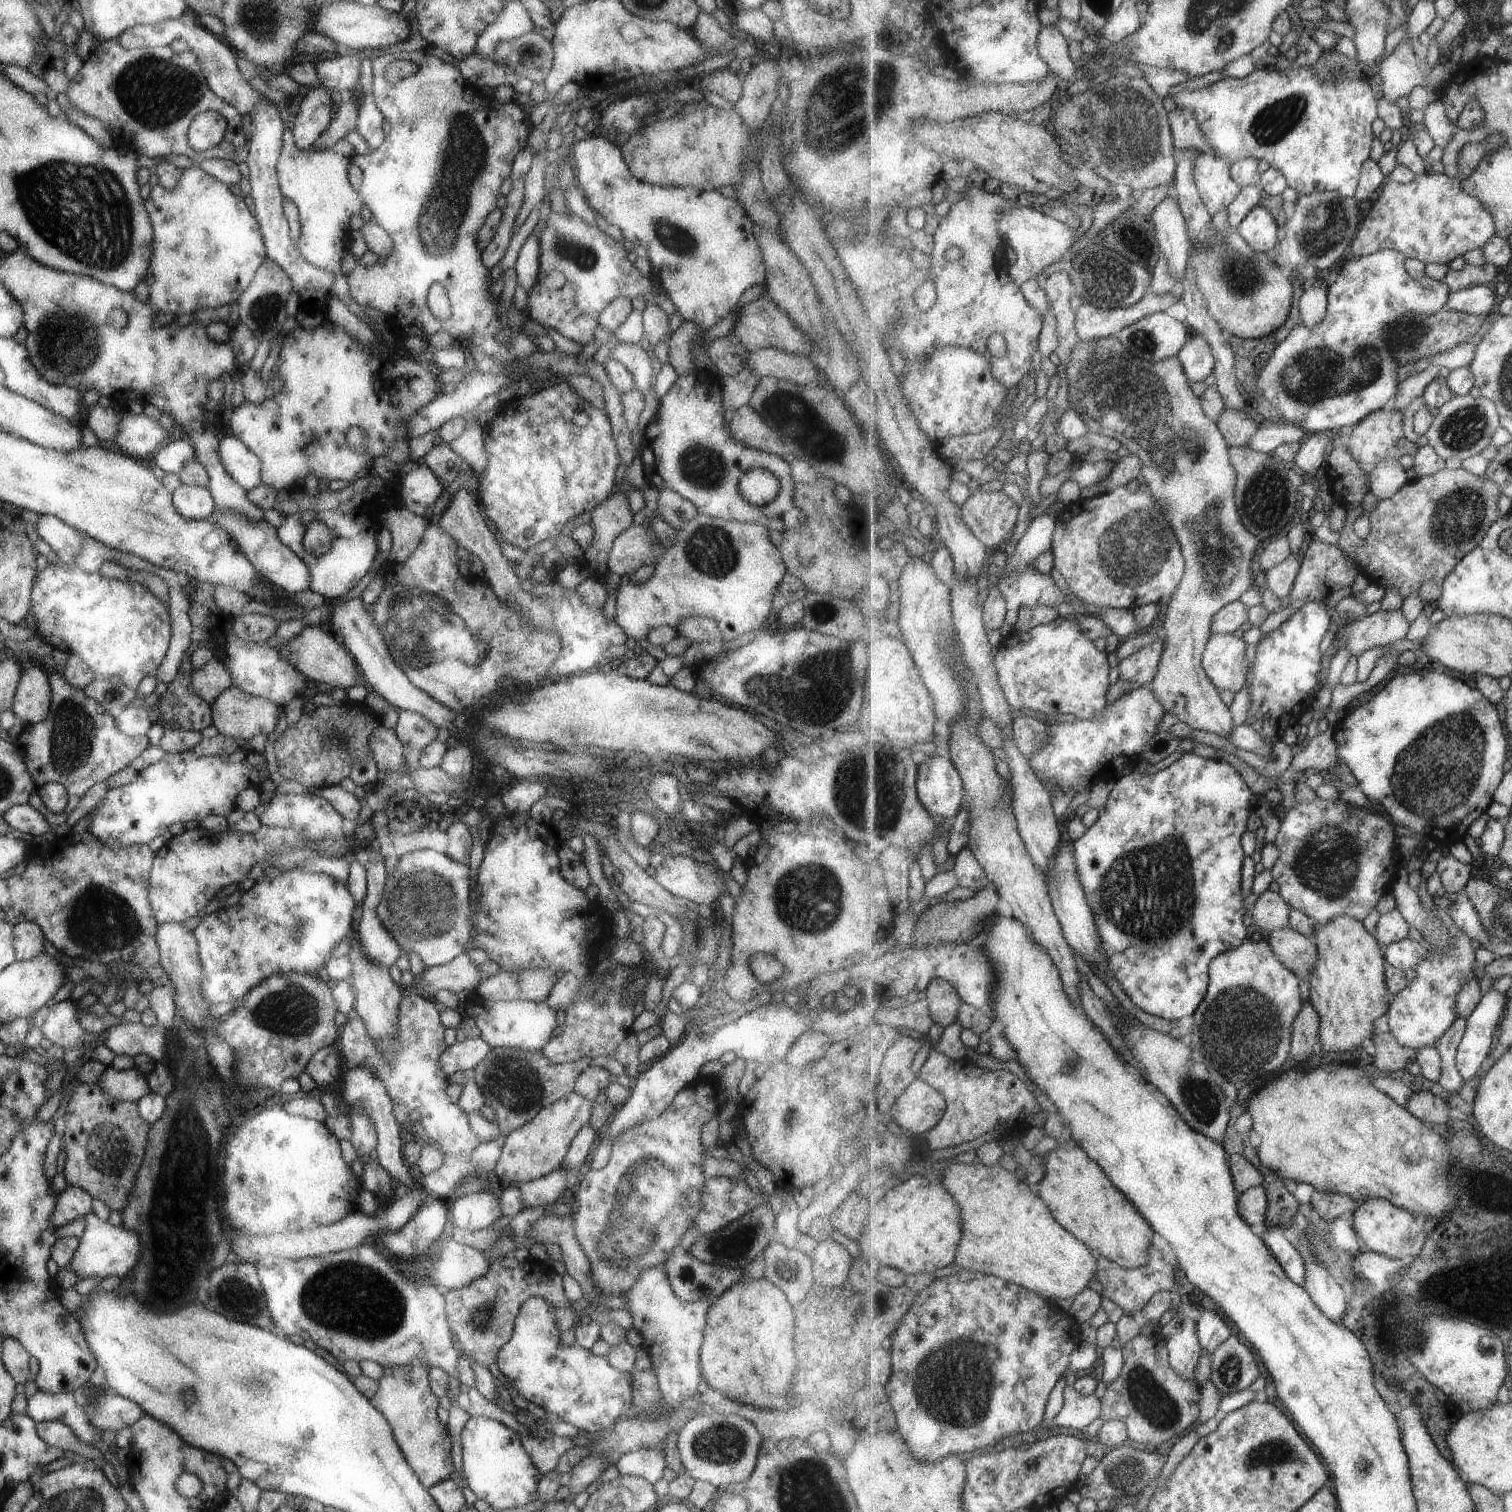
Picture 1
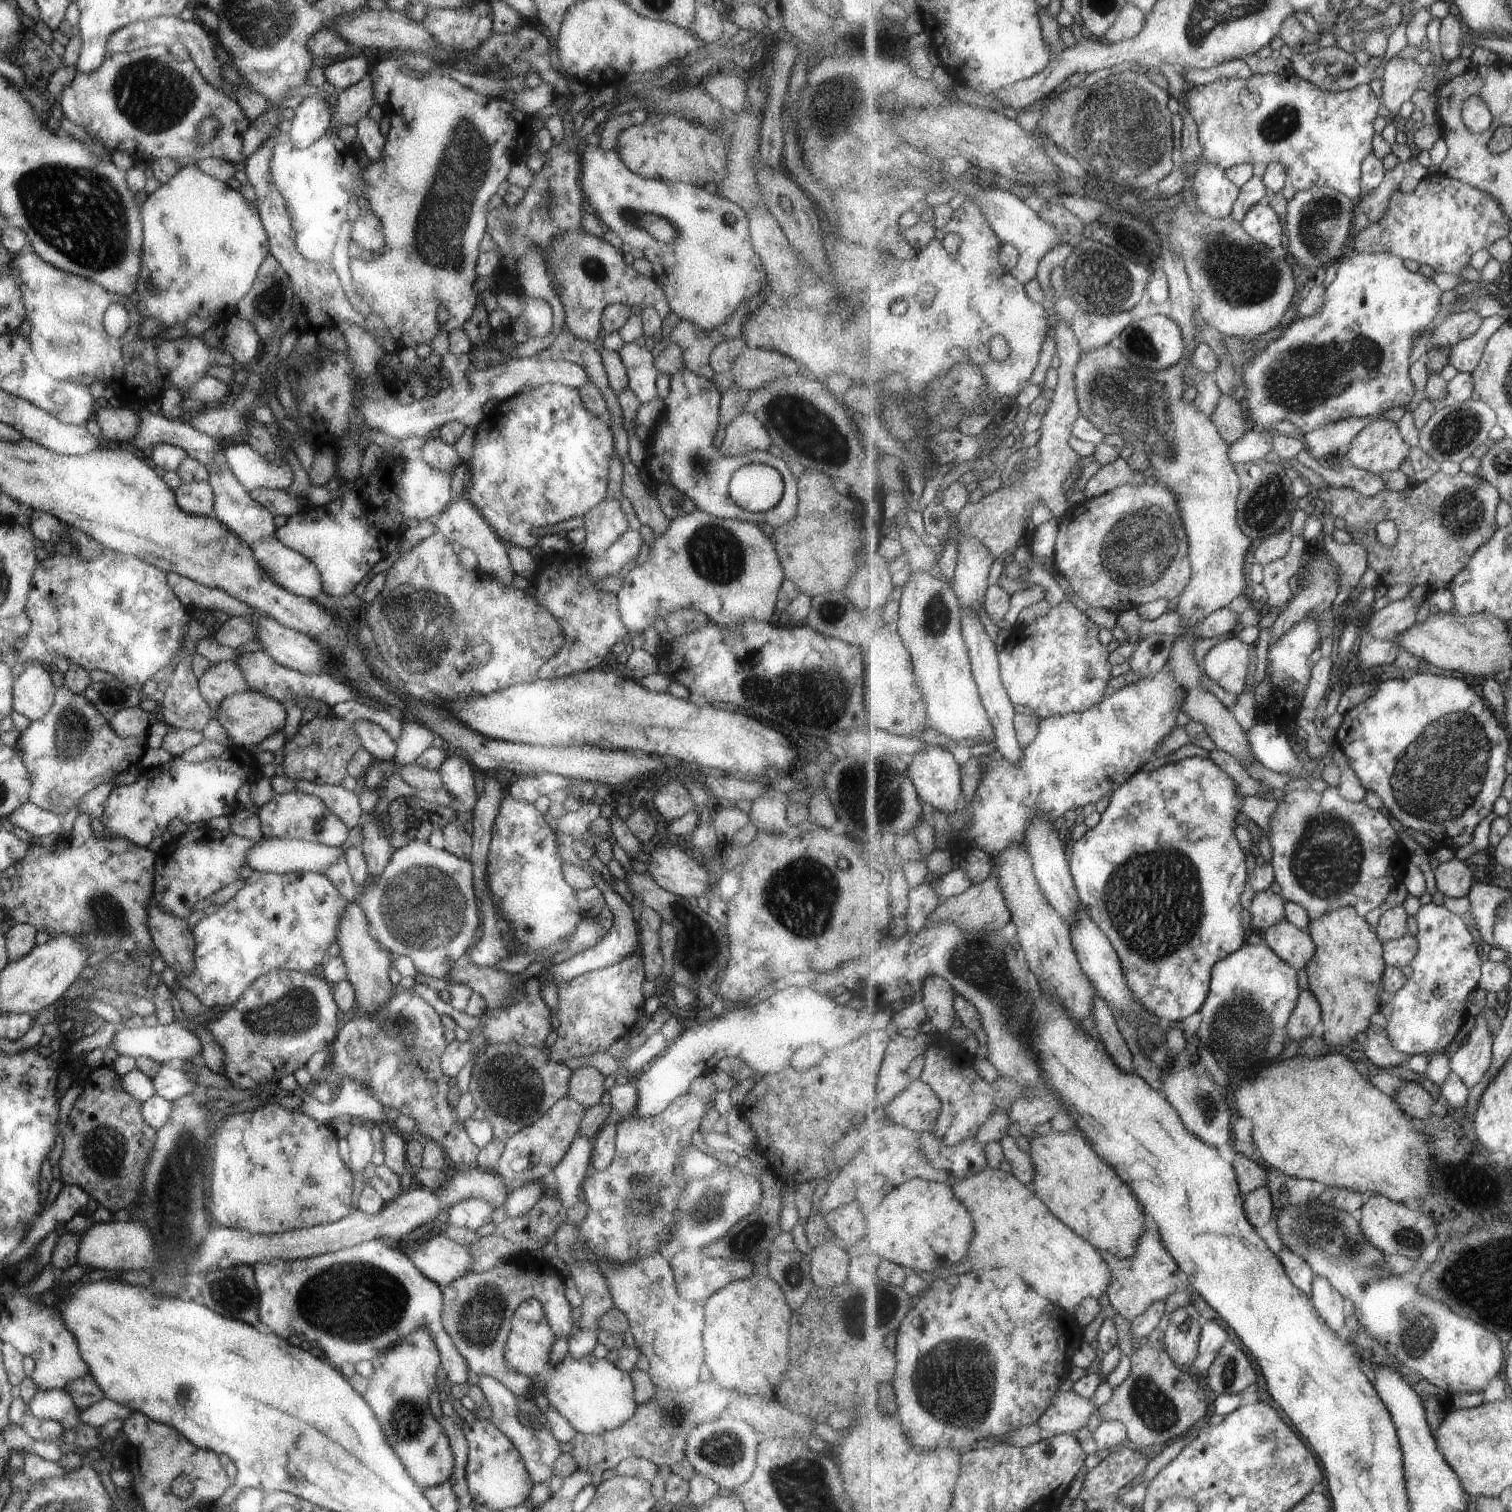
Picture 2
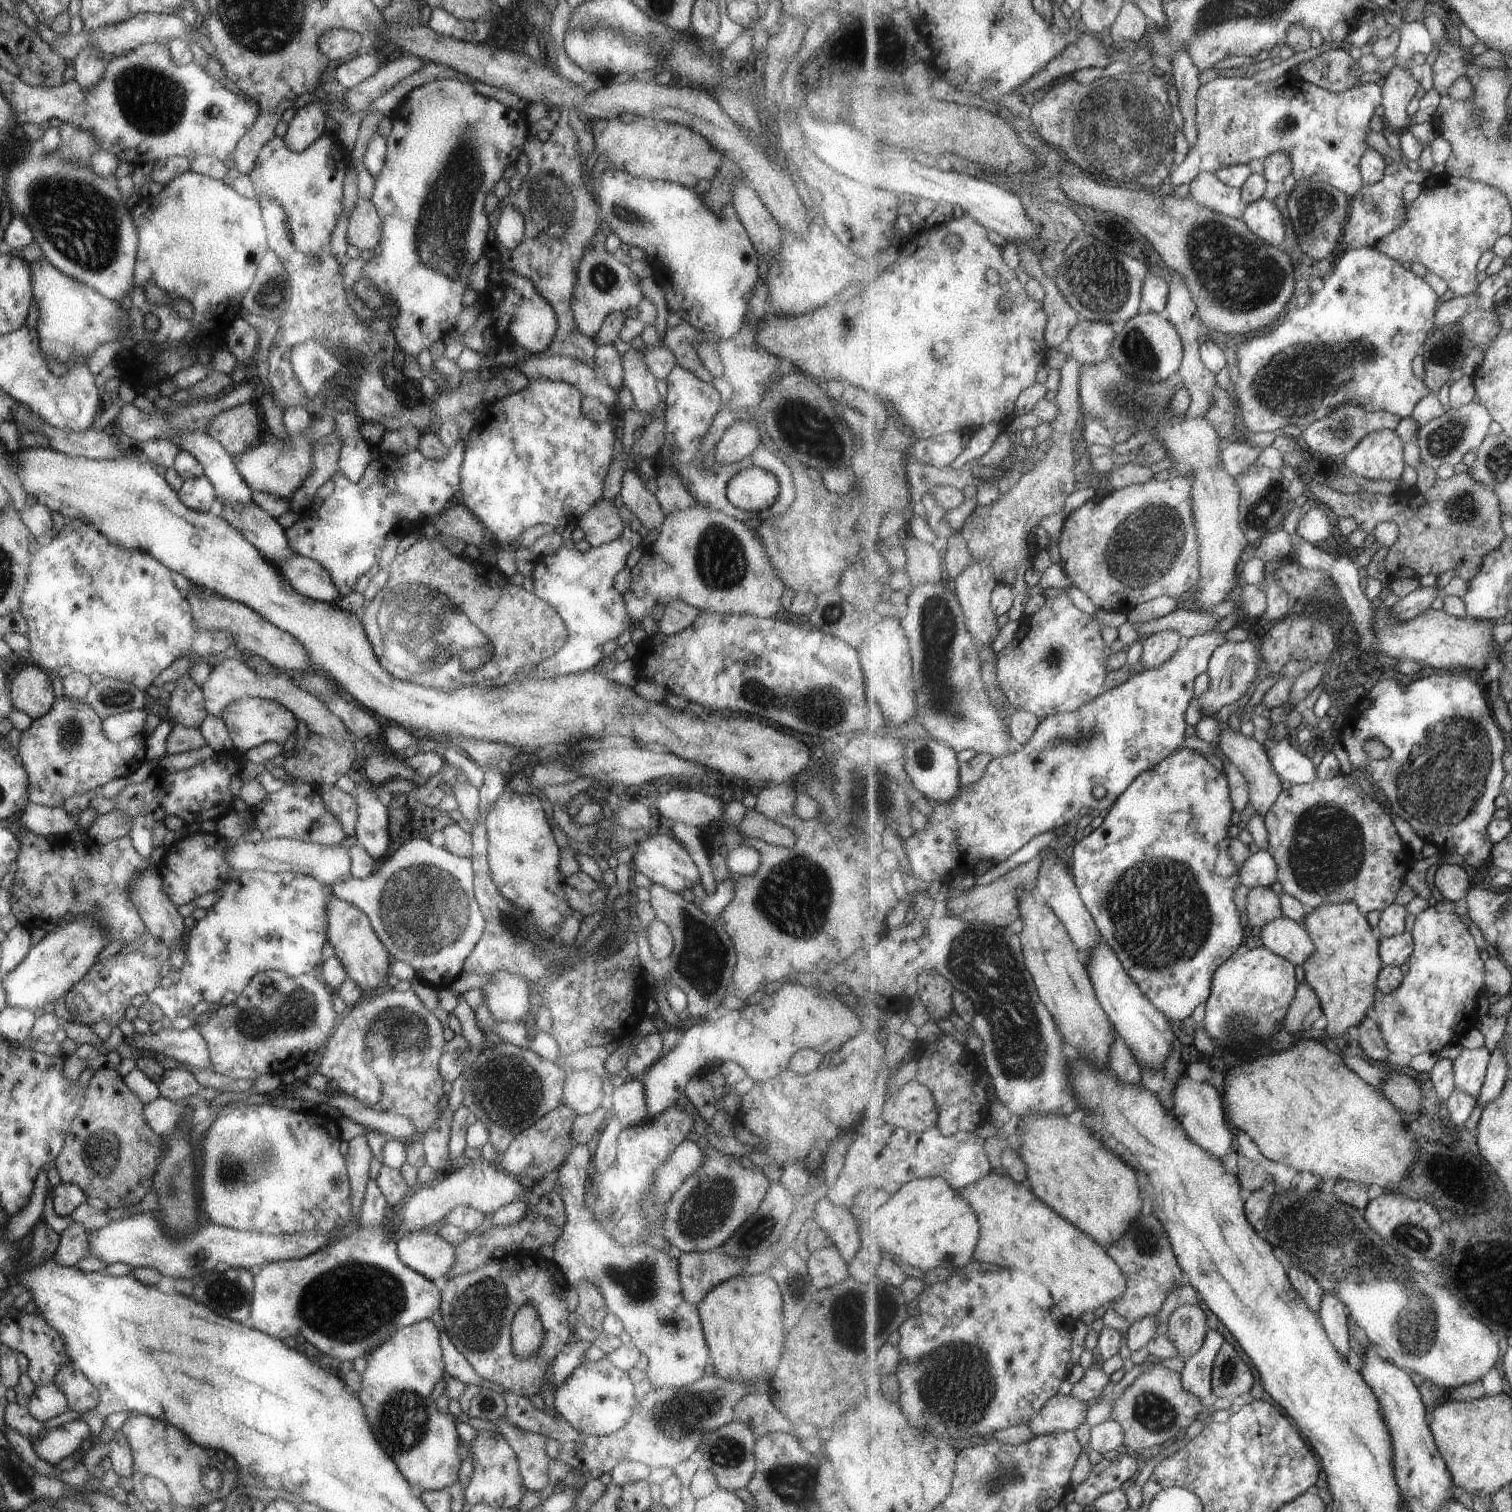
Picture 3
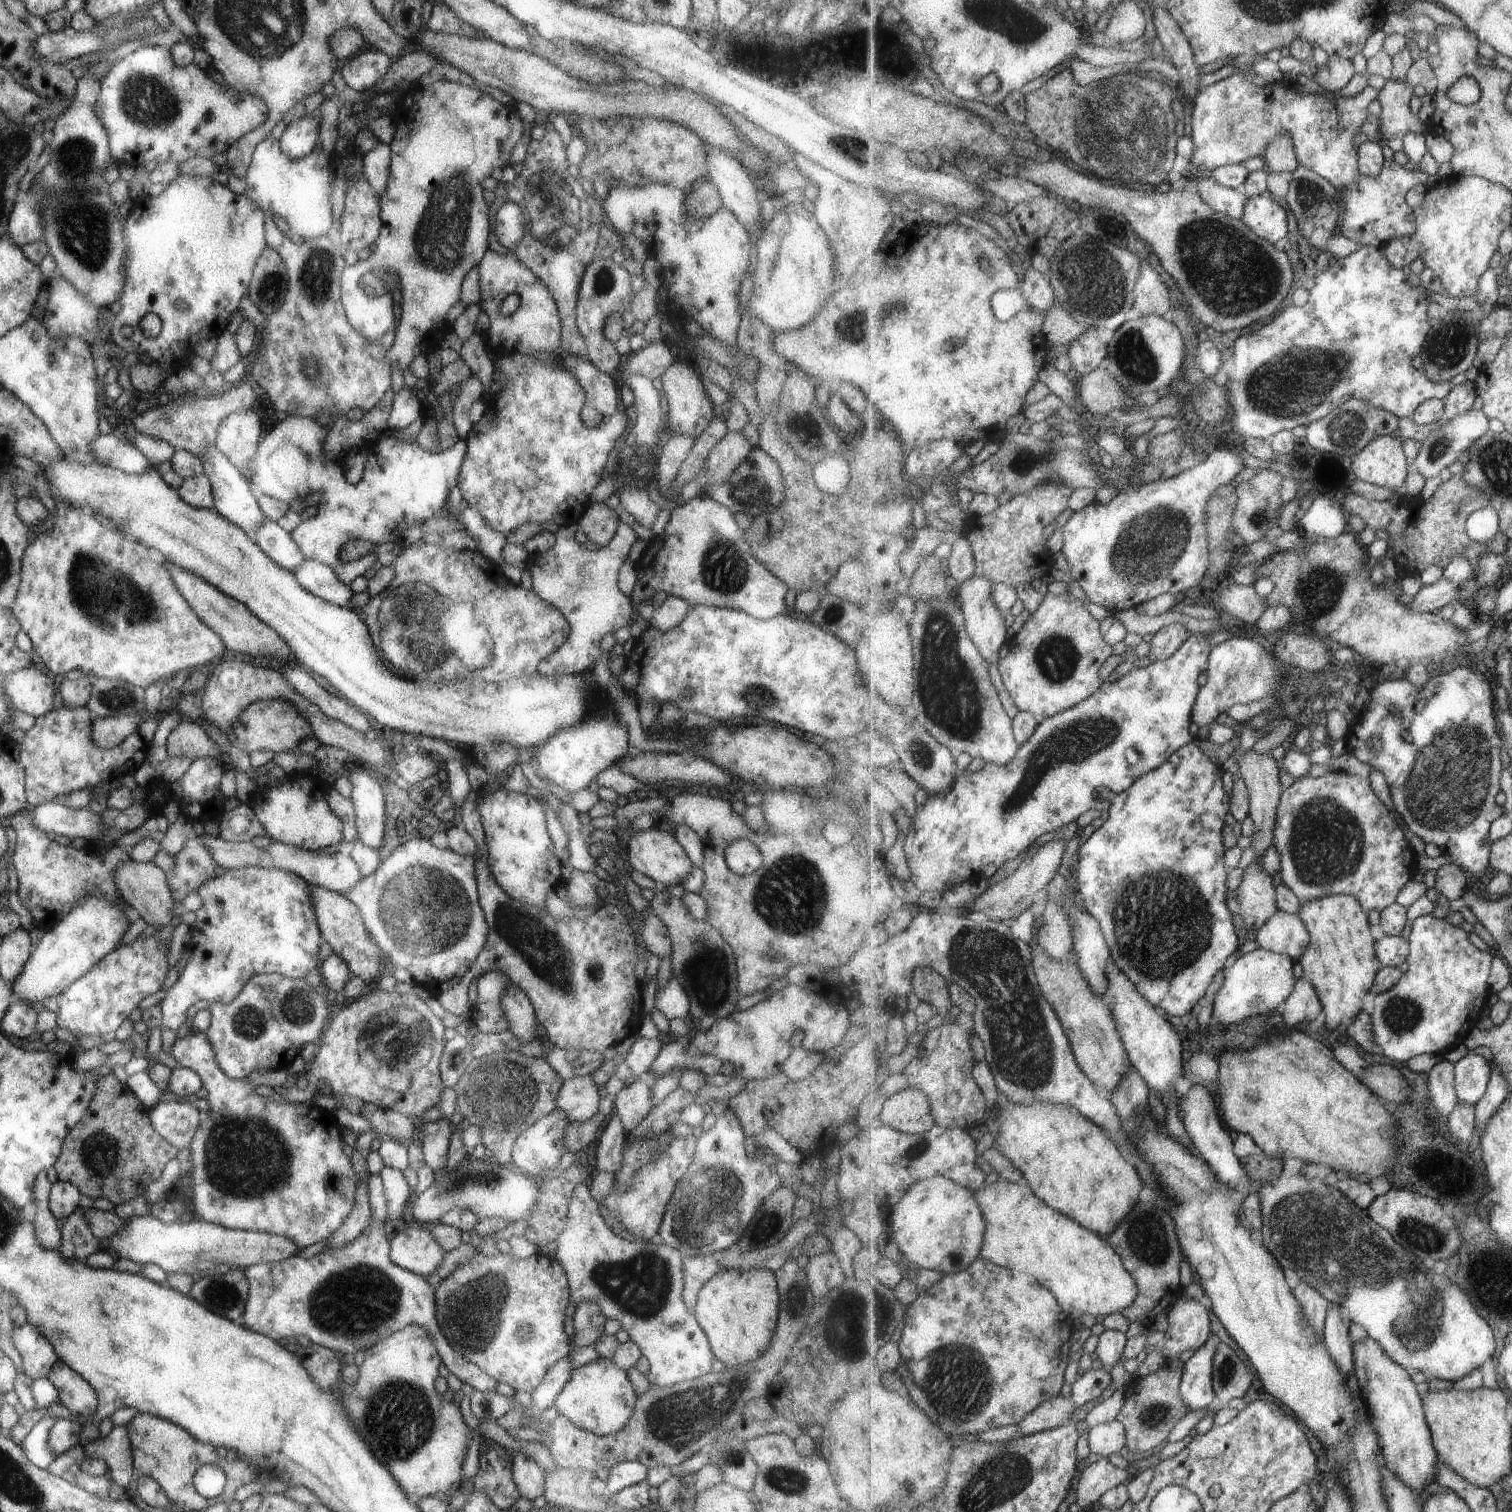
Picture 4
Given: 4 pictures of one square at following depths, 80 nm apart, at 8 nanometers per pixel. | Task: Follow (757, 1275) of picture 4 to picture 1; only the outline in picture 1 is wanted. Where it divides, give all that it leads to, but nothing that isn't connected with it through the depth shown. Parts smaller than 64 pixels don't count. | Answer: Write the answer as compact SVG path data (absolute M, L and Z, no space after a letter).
M744 1276L725 1289L709 1305L703 1327L703 1342L698 1350L700 1378L711 1390L718 1390L724 1397L738 1403L753 1404L759 1408L773 1408L789 1404L785 1396L793 1372L793 1312L783 1291L765 1277L754 1279Z

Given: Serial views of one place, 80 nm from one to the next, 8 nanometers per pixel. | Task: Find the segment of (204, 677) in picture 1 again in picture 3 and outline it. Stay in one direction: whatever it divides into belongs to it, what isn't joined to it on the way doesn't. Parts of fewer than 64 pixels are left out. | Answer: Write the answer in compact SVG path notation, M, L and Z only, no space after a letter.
M240 657L223 659L219 664L213 666L207 678L201 683L200 691L206 713L211 716L220 717L222 710L230 705L230 702L243 697L266 698L282 704L289 712L293 713L296 721L303 720L306 728L311 733L322 737L339 741L352 741L348 736L343 723L315 695L303 692L291 682L287 672L269 673L268 675L258 675L254 673Z

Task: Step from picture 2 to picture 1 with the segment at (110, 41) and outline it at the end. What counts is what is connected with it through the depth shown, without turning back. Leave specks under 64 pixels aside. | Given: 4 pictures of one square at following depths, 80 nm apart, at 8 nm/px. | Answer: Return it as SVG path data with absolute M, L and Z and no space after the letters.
M177 19L162 20L153 24L136 24L124 30L116 36L116 41L124 48L133 47L162 47L167 46L170 41L175 39L183 39L189 49L199 61L201 74L205 76L205 82L209 86L209 90L213 90L219 98L235 107L235 110L242 116L247 114L251 119L250 137L246 147L247 178L250 184L250 197L253 200L255 208L256 223L263 238L263 250L267 254L267 258L271 258L273 262L277 262L277 266L281 266L281 270L287 274L287 278L291 280L290 288L293 288L298 294L298 310L317 312L317 308L321 304L325 304L332 298L331 292L331 272L321 270L315 266L311 266L309 262L305 262L299 252L295 250L295 246L291 244L291 240L287 238L287 220L283 218L283 210L281 210L281 193L276 183L275 165L278 159L280 146L282 145L282 132L285 126L281 123L277 109L271 101L268 101L261 93L255 92L245 80L235 62L235 52L229 50L227 46L223 46L219 40L213 38L211 32L207 32L204 26L199 22L194 24L181 24Z

